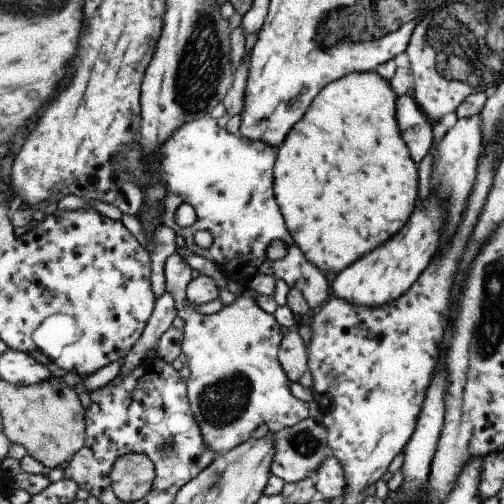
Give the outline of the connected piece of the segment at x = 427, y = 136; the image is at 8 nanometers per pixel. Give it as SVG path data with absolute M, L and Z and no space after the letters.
M411 94L396 98L395 121L411 161L417 166L433 145L433 123L420 112Z

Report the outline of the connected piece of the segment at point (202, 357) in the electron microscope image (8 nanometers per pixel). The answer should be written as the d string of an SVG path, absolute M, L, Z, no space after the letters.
M181 254L165 261L167 272L166 292L173 294L178 305L178 316L184 321L184 344L182 352L188 358L190 370L188 396L195 420L202 430L206 448L217 456L226 454L251 439L251 434L262 424L278 422L283 427L293 427L310 418L310 404L299 400L291 392L290 377L279 361L279 352L285 336L285 328L258 304L258 293L250 286L238 292L234 304L223 307L219 312L206 316L197 312L193 304L187 304L186 288L190 282L188 275L193 272Z

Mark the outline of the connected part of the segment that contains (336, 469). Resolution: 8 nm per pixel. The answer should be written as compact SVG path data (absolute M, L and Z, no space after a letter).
M328 455L313 472L314 488L317 496L338 502L343 495L345 482L339 462Z

